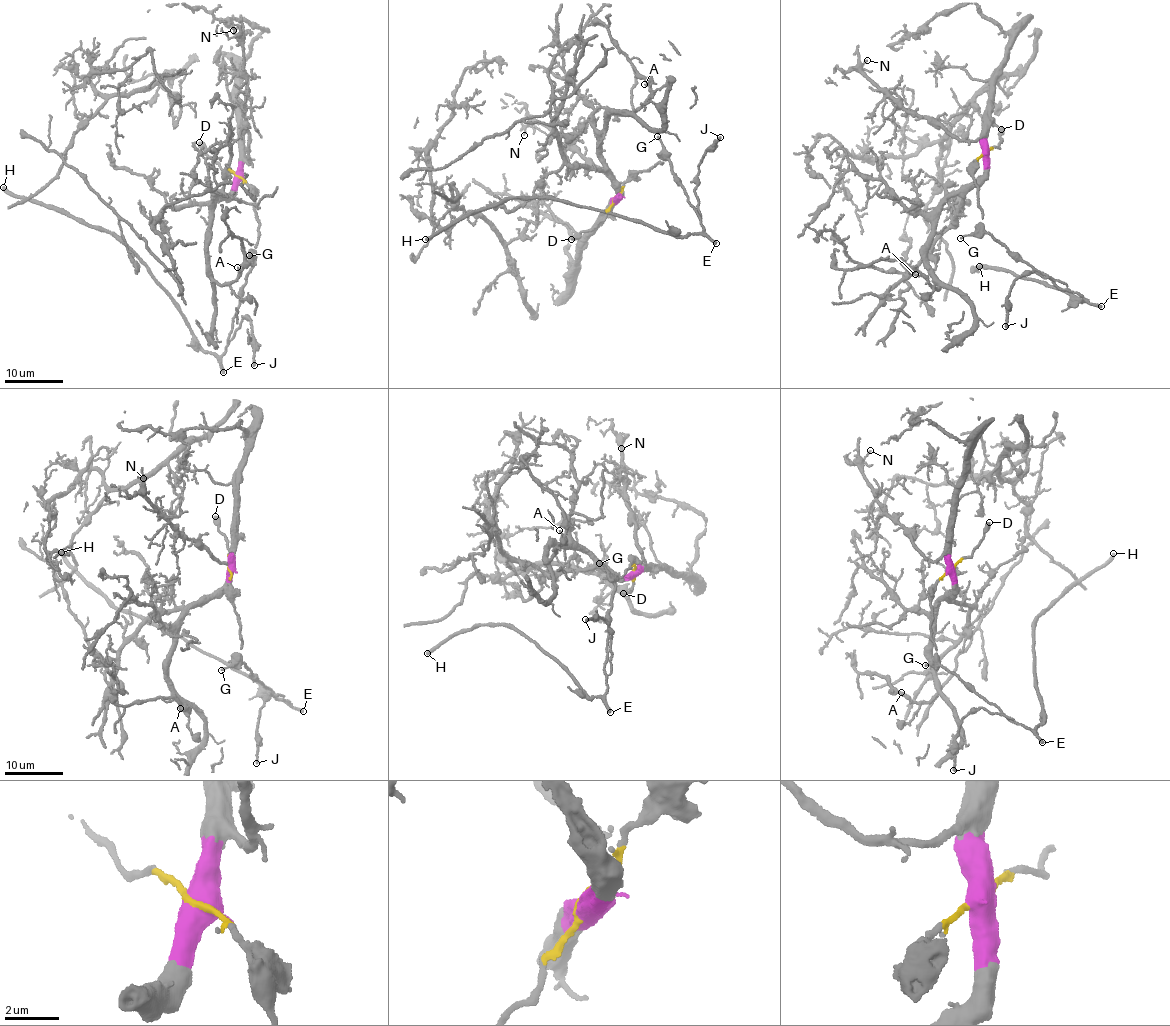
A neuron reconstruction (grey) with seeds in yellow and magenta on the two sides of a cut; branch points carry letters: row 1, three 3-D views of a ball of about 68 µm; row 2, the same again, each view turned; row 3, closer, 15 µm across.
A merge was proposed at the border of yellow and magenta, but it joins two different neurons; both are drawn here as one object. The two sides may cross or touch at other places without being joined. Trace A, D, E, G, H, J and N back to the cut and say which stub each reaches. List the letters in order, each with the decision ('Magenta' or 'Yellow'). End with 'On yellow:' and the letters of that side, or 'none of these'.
A: Magenta
D: Yellow
E: Yellow
G: Yellow
H: Yellow
J: Yellow
N: Magenta
On yellow: D, E, G, H, J

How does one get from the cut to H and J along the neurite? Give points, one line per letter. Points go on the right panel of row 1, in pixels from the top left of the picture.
H: (984, 154), (973, 172), (980, 226), (1083, 299), (998, 270), (970, 272), (979, 267)
J: (984, 154), (973, 172), (980, 226), (1059, 287), (1067, 286), (1027, 271), (1007, 298), (1005, 327)

